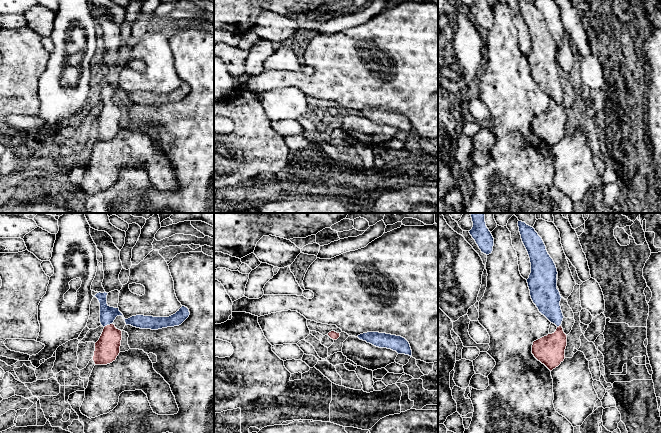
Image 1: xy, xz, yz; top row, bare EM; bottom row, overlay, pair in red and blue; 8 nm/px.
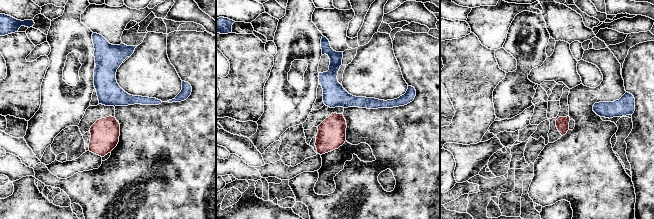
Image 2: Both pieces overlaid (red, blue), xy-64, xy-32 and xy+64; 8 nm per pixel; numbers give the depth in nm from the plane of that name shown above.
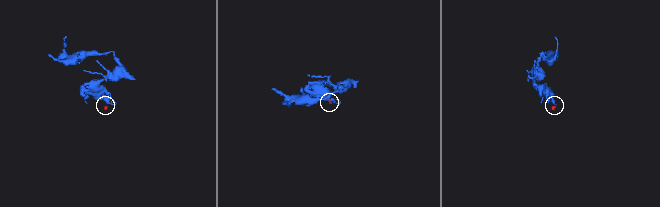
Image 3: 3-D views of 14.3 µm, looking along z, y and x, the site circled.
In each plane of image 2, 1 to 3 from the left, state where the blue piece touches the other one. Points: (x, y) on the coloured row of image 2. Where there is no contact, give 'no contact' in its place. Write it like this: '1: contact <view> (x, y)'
1: no contact
2: no contact
3: no contact

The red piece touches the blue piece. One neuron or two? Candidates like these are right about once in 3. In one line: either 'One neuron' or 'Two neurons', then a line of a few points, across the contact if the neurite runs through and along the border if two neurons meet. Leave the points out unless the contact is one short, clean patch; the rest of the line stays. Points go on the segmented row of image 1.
One neuron. Line: xy (107, 348), (108, 325), (108, 314)

